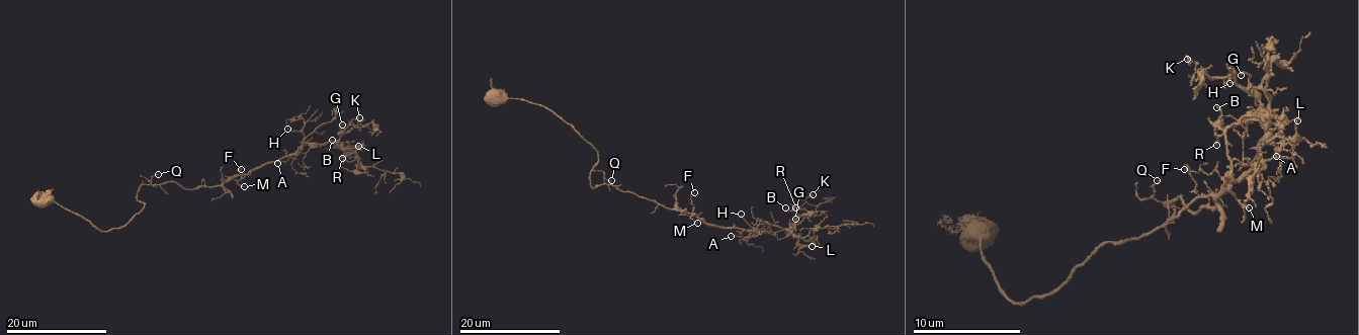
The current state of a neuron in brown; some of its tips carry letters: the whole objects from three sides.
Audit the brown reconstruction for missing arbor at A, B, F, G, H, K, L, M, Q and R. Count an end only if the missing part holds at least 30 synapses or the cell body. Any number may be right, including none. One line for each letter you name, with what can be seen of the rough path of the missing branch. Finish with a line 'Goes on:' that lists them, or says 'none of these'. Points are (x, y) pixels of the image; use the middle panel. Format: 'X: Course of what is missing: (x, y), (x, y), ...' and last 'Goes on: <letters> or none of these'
Goes on: none of these

